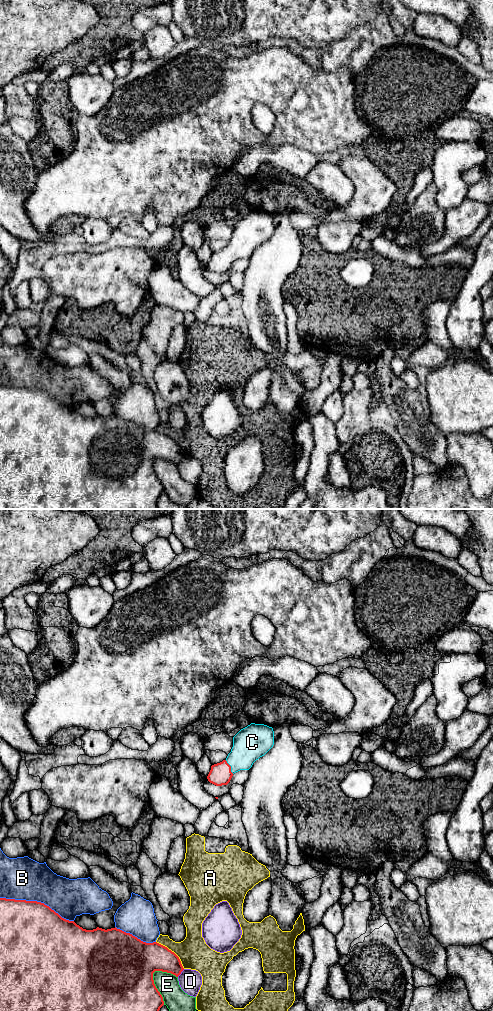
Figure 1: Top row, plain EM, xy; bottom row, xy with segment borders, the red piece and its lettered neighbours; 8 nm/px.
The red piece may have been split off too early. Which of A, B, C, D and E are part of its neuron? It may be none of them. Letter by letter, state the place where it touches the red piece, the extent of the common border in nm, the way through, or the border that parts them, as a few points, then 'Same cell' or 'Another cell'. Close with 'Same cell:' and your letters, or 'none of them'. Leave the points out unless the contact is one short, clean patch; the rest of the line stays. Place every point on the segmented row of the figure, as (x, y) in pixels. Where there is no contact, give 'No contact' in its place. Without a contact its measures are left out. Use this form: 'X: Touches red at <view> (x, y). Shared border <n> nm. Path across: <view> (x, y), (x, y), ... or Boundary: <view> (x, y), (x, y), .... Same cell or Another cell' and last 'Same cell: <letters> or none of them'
A: Touches red at xy (173, 952). Shared border 320 nm. Another cell
B: Touches red at xy (36, 901). Shared border 600 nm. Another cell
C: Touches red at xy (230, 767). Shared border 130 nm. Path across: xy (220, 774), (230, 767), (244, 753), (250, 743). Same cell
D: Touches red at xy (180, 973). Shared border 90 nm. Another cell
E: Touches red at xy (155, 987). Shared border 280 nm. Another cell
Same cell: C

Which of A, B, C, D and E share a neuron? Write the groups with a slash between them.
A / B / C / D / E

